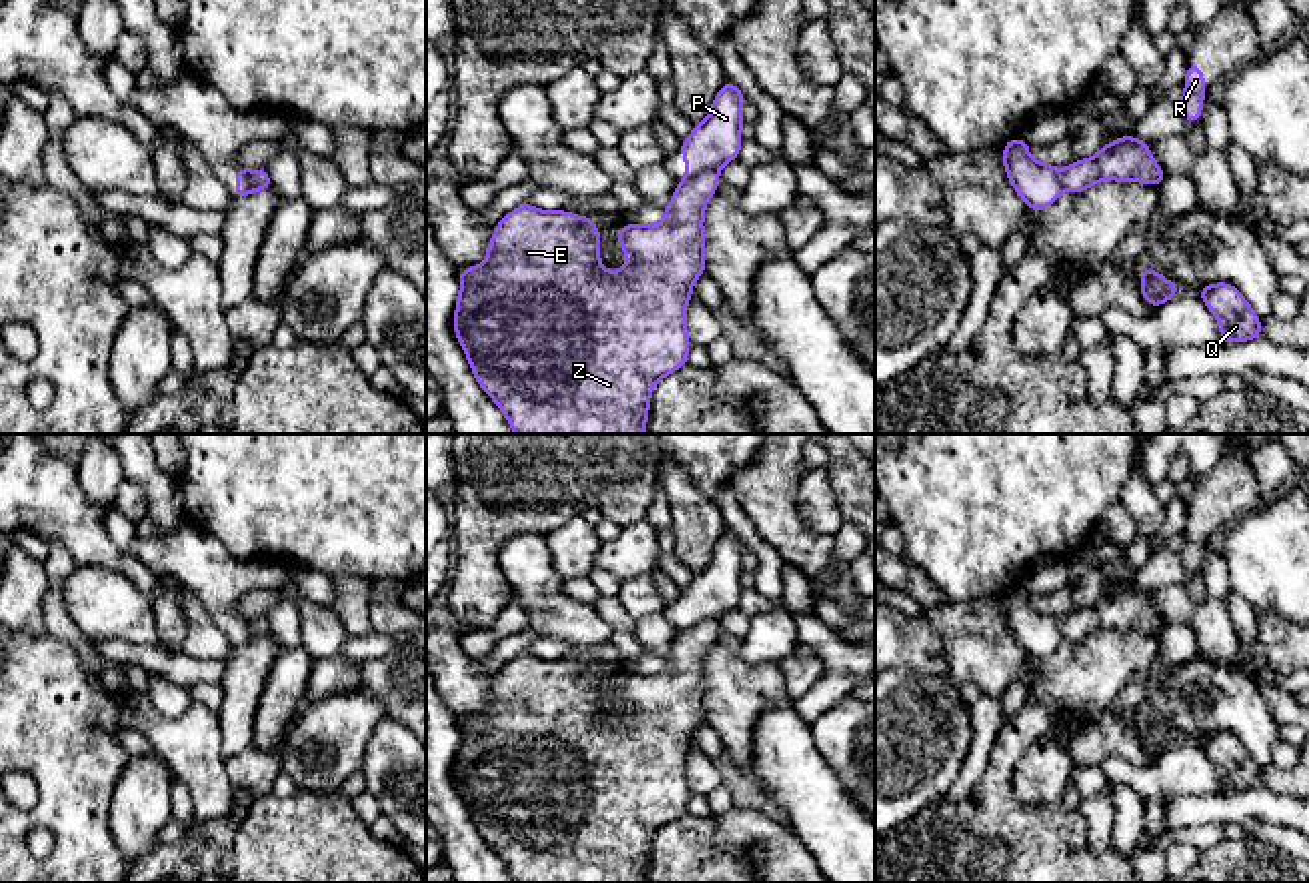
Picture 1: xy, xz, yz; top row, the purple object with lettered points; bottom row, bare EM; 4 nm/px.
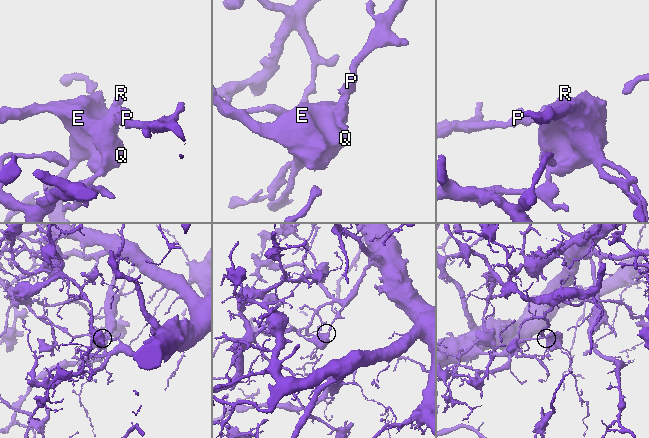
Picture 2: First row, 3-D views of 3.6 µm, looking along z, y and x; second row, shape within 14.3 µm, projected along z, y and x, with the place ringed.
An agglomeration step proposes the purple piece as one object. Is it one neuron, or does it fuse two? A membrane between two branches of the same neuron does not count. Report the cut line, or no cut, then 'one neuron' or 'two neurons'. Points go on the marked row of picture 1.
xz (717, 171), (701, 171), (685, 181) | two neurons

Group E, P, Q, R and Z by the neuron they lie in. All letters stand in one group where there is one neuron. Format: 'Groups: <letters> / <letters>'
Groups: E Q R Z / P

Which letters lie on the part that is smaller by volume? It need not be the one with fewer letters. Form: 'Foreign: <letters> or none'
Foreign: E, Q, R, Z

